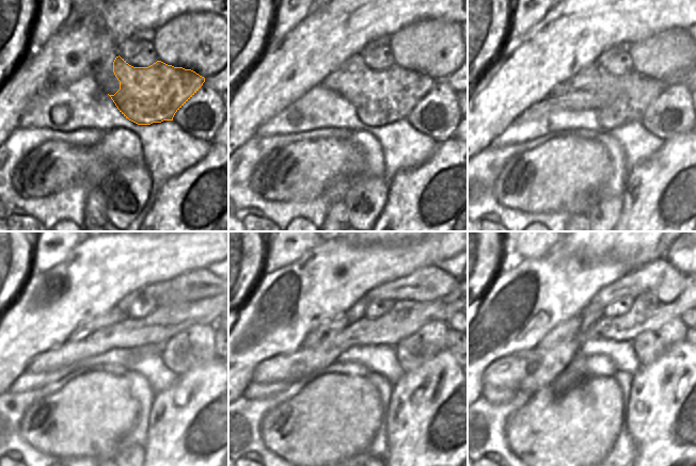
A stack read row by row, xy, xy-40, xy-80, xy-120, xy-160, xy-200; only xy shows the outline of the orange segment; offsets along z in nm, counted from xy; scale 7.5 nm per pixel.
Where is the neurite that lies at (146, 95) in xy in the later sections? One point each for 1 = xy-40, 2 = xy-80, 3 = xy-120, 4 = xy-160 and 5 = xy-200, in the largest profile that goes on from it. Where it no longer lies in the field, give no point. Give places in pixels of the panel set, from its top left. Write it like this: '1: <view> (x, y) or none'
1: xy-40 (381, 97)
2: xy-80 (630, 95)
3: xy-120 (198, 284)
4: xy-160 (428, 283)
5: xy-200 (659, 277)

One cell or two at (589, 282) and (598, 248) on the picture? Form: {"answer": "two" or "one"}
{"answer": "two"}

